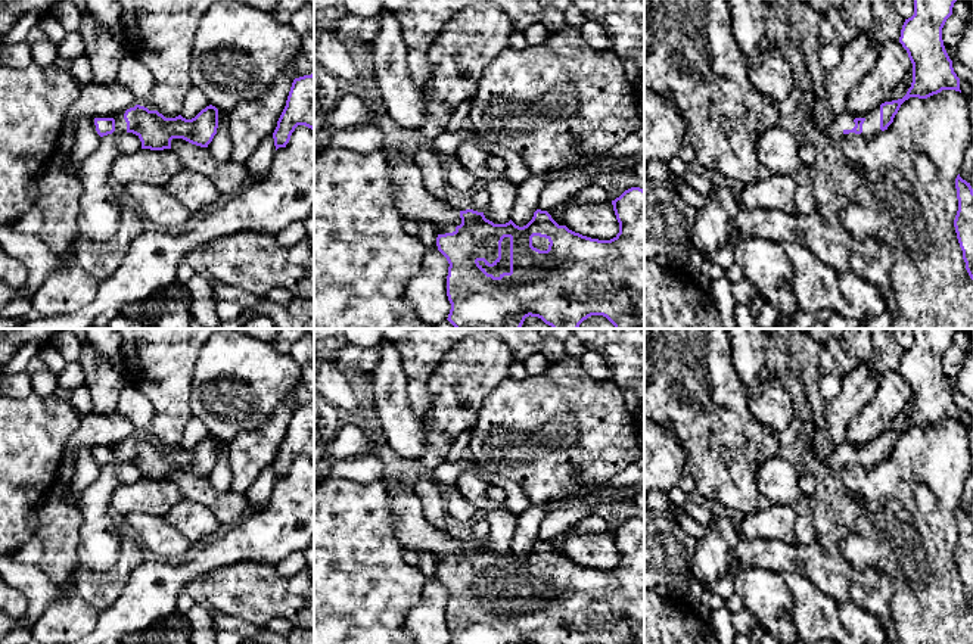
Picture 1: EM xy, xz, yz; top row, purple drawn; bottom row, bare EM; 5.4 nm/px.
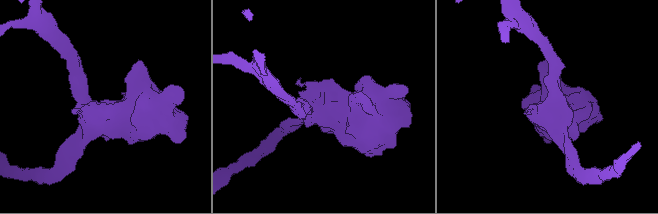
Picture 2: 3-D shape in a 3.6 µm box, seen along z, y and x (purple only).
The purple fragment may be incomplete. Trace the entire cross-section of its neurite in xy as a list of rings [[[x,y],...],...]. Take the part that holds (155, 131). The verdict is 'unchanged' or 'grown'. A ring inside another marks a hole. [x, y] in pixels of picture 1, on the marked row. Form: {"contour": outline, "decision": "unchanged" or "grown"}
{"contour": [[[136,105],[125,112],[93,118],[93,128],[100,137],[118,133],[133,133],[142,141],[142,149],[171,149],[172,139],[183,139],[192,144],[208,147],[217,134],[218,109],[212,105],[202,109],[195,118],[181,115],[165,118],[158,111]]], "decision": "grown"}

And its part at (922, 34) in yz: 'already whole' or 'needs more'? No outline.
needs more

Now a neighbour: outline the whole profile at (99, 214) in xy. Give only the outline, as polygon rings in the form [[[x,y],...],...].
[[[112,133],[100,137],[99,147],[78,167],[75,175],[83,184],[77,239],[106,240],[119,227],[121,206],[116,203],[109,184],[111,168],[121,155],[142,149],[139,136]]]

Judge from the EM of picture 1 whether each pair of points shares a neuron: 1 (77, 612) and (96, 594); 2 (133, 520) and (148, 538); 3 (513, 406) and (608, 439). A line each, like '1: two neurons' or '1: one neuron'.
1: two neurons
2: one neuron
3: one neuron

